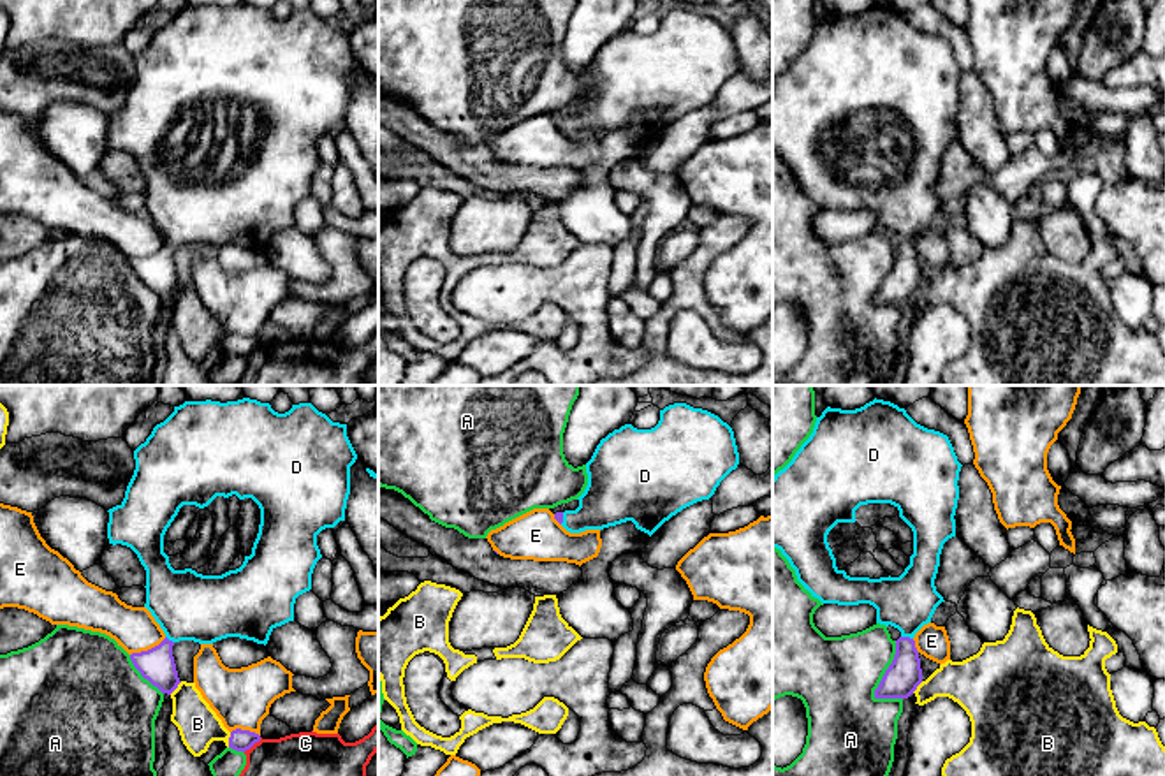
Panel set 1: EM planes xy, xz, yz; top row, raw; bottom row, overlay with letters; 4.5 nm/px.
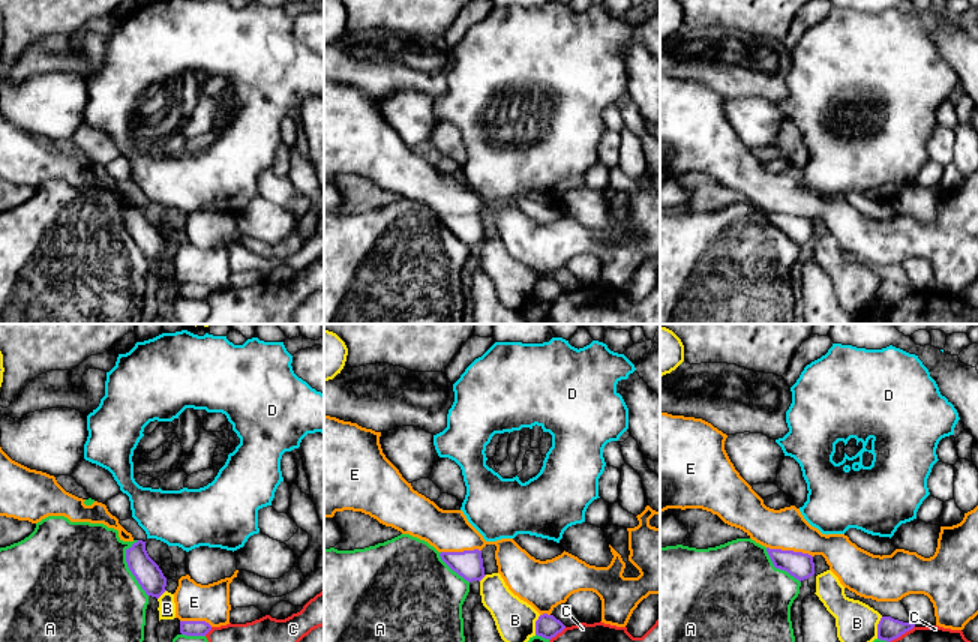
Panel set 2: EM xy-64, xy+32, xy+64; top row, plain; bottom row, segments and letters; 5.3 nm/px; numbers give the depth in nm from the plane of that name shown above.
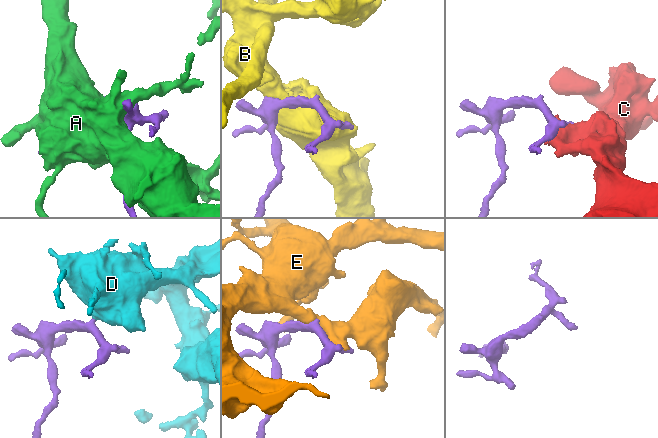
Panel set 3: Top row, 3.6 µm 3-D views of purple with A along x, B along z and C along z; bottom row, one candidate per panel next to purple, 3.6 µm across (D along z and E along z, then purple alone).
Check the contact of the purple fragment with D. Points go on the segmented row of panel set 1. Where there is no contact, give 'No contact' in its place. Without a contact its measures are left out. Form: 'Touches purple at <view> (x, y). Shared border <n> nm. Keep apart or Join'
Touches purple at yz (907, 637). Shared border 60 nm. Join

